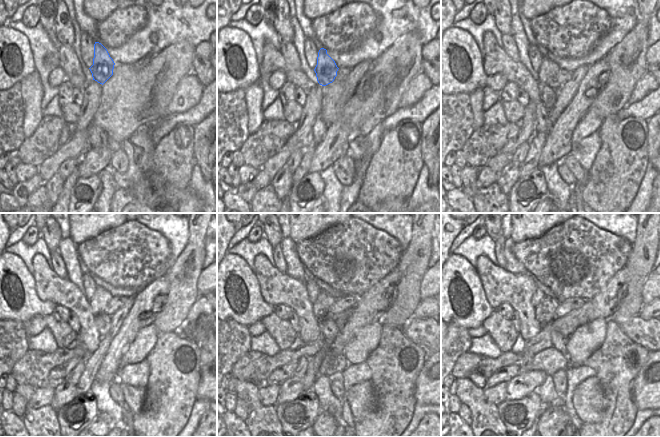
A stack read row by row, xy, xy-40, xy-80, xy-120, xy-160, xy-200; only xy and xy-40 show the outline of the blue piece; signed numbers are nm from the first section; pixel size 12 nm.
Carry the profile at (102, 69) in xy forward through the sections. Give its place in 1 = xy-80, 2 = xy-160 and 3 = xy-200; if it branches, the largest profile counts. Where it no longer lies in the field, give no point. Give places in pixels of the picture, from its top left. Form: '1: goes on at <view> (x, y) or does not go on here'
1: goes on at xy-80 (549, 70)
2: goes on at xy-160 (324, 301)
3: goes on at xy-200 (546, 311)

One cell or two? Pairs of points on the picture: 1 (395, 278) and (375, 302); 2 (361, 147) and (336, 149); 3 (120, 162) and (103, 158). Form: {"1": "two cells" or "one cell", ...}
{"1": "one cell", "2": "two cells", "3": "two cells"}

